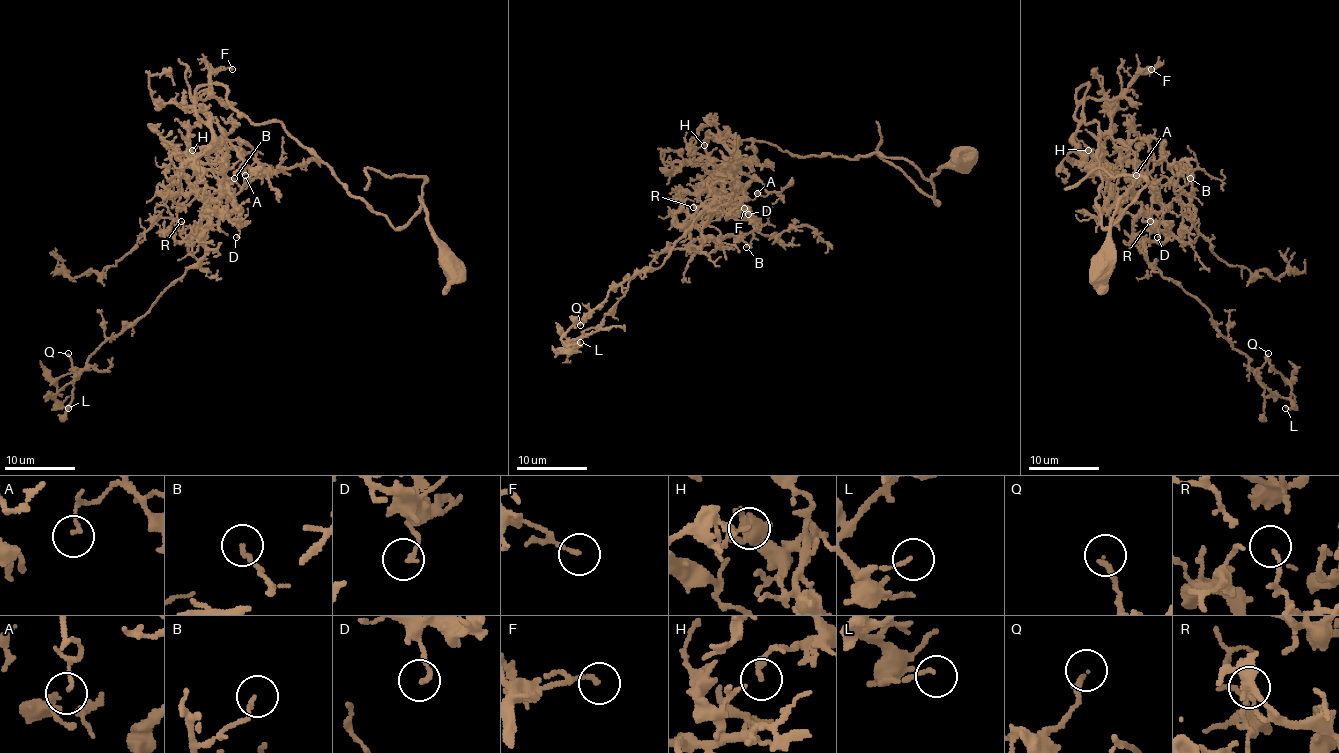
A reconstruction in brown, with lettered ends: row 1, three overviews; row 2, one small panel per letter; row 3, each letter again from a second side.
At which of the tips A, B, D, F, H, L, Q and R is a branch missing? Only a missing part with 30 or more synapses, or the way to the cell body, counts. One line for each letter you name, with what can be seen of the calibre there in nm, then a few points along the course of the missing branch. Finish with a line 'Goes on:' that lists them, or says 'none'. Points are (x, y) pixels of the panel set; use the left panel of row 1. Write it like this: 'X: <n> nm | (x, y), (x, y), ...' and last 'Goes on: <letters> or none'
Goes on: none

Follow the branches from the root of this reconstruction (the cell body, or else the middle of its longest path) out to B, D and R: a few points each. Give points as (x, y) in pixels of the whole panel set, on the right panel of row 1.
B: (1076, 131), (1077, 152), (1120, 198), (1120, 207), (1178, 238), (1181, 205), (1176, 191), (1190, 178)
D: (1076, 131), (1077, 152), (1120, 198), (1120, 207), (1134, 215), (1155, 212), (1148, 219), (1157, 237)
R: (1076, 131), (1077, 152), (1120, 198), (1120, 207), (1134, 219), (1139, 238), (1150, 237), (1150, 221)

